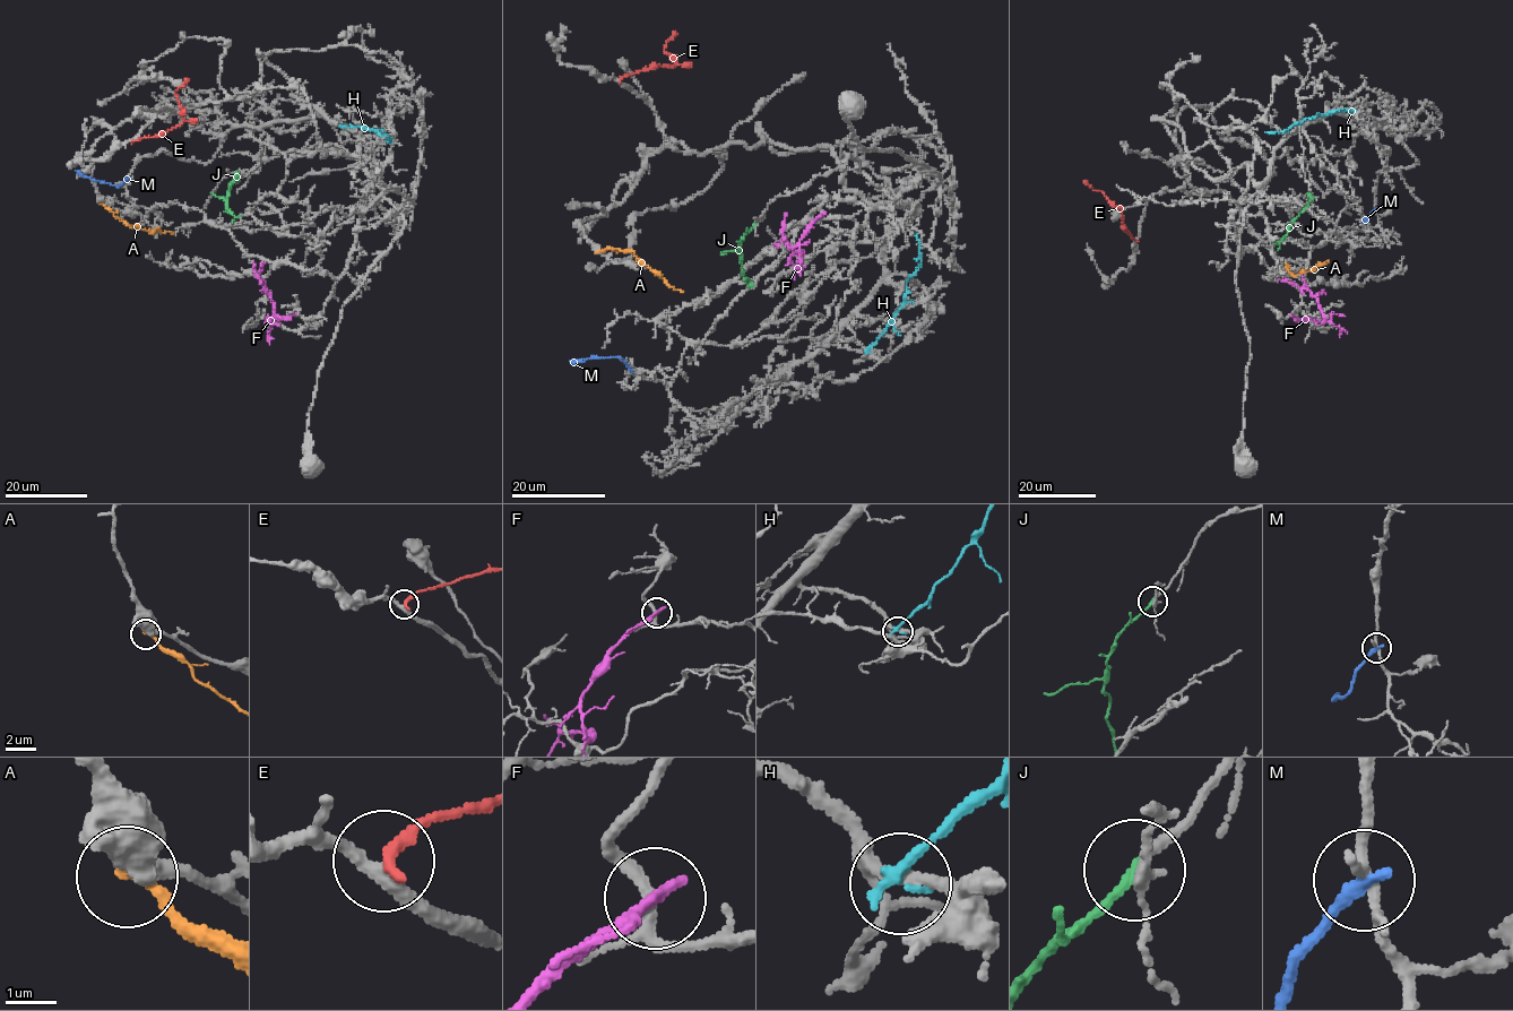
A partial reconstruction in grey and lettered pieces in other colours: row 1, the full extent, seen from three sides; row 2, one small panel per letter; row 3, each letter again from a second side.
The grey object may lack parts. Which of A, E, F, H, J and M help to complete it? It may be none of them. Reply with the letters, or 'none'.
J

